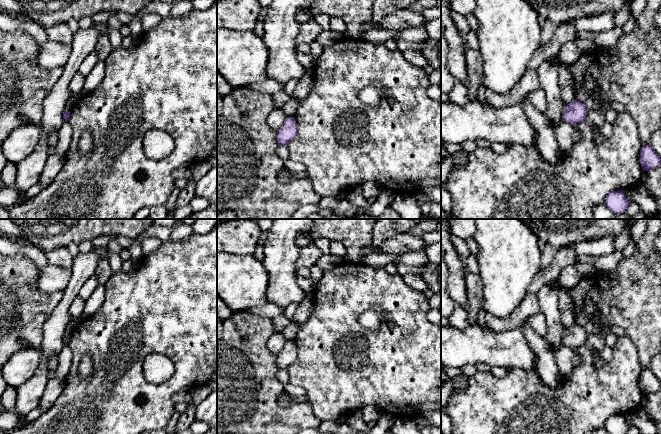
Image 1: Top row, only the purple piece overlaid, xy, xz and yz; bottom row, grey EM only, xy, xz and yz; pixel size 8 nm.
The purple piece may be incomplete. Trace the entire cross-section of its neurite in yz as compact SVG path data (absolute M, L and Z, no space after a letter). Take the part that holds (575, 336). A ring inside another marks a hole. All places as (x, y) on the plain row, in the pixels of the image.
M573 324L571 327L565 329L564 336L562 338L563 345L569 348L577 348L586 344L587 331L584 327Z

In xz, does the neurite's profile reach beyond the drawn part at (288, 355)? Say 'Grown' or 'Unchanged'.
Unchanged

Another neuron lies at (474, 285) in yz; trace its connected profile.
M466 271L465 284L469 309L469 325L477 323L478 313L482 308L483 283L478 273Z

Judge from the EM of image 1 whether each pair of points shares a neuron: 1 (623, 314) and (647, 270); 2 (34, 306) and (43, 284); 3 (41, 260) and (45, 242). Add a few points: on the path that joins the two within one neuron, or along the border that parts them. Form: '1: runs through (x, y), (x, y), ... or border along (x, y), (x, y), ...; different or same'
1: runs through (634, 303), (644, 293), (644, 281); same
2: border along (39, 269), (37, 287), (40, 290), (62, 291); different
3: border along (22, 241), (38, 247), (43, 252); different

